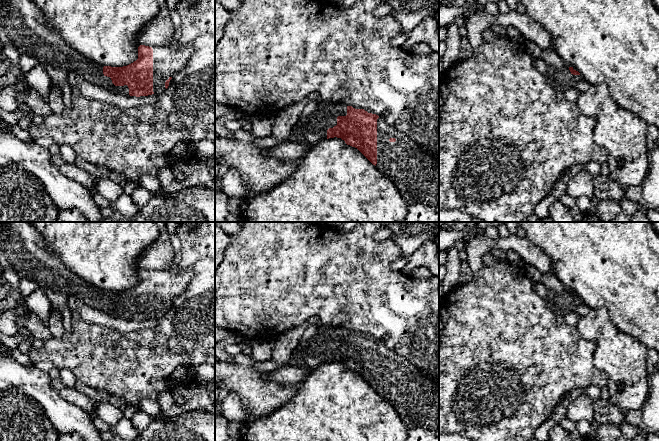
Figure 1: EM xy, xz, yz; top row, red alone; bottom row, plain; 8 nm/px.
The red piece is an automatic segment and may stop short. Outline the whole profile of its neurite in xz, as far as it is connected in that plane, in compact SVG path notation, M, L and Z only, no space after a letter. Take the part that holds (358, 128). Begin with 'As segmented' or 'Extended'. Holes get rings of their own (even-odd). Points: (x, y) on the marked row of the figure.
Extended. M327 104L317 107L312 114L301 118L296 125L301 127L302 132L299 142L316 144L329 138L341 138L347 145L357 148L384 176L390 179L406 201L439 206L439 160L428 154L406 134L390 128L378 115L345 104Z

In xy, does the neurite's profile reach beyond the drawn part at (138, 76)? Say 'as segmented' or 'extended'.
extended

